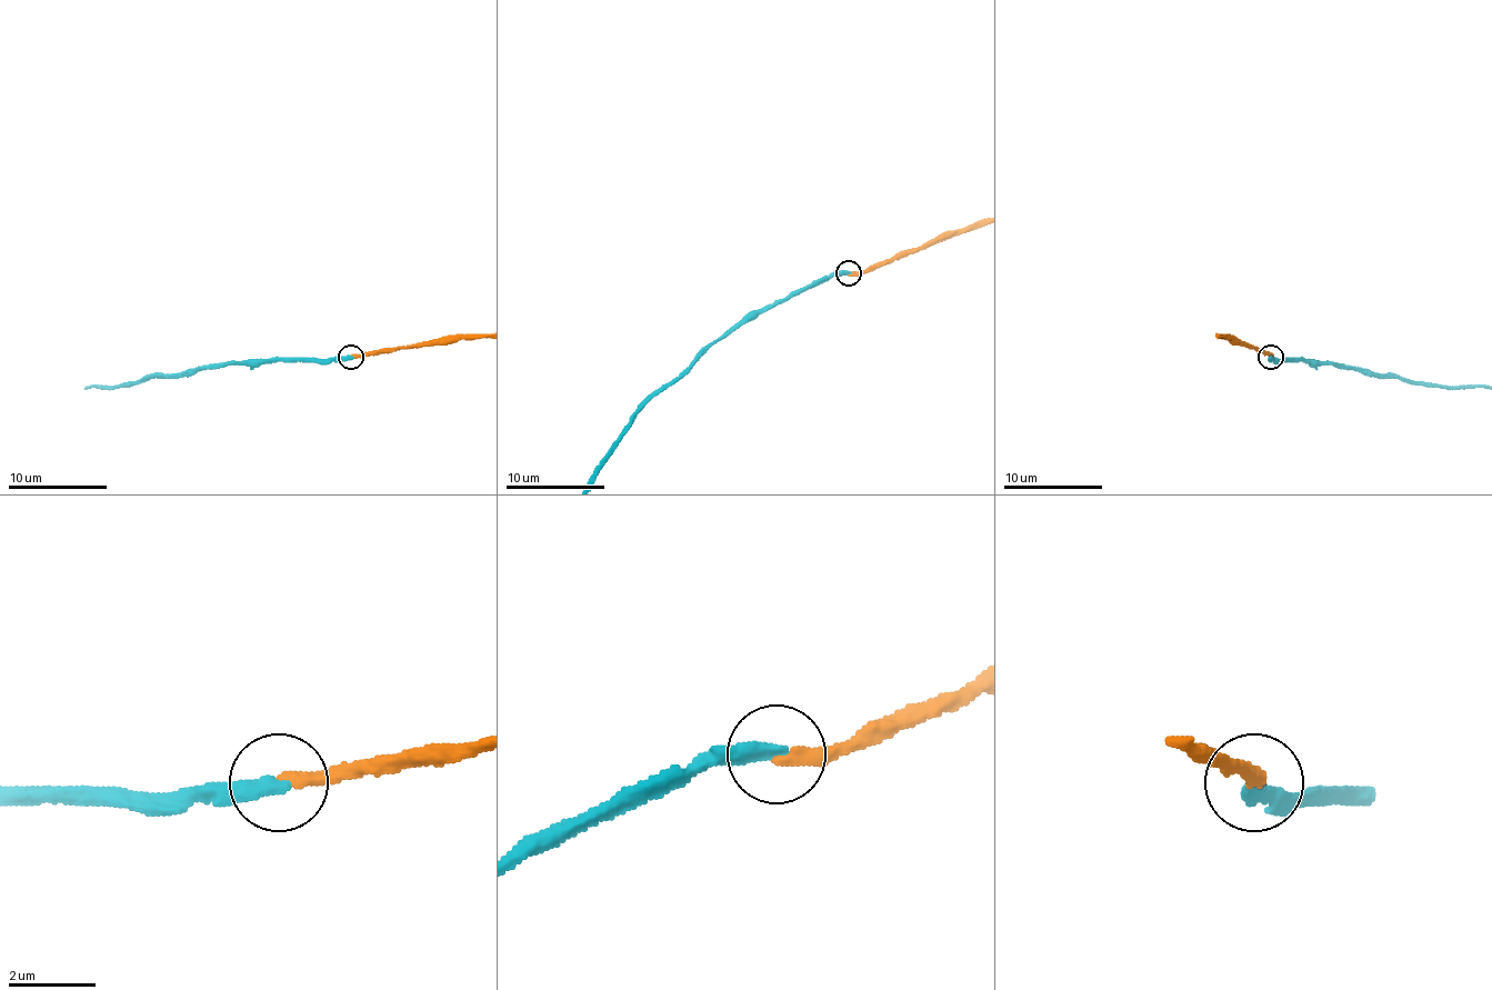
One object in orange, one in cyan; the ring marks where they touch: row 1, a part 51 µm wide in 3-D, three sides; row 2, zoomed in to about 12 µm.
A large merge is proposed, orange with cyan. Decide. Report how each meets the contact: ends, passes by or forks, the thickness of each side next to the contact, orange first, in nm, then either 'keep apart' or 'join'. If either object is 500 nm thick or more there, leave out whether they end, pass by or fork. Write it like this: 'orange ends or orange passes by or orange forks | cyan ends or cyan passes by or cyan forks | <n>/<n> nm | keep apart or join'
orange ends | cyan ends | 320/360 nm | join

